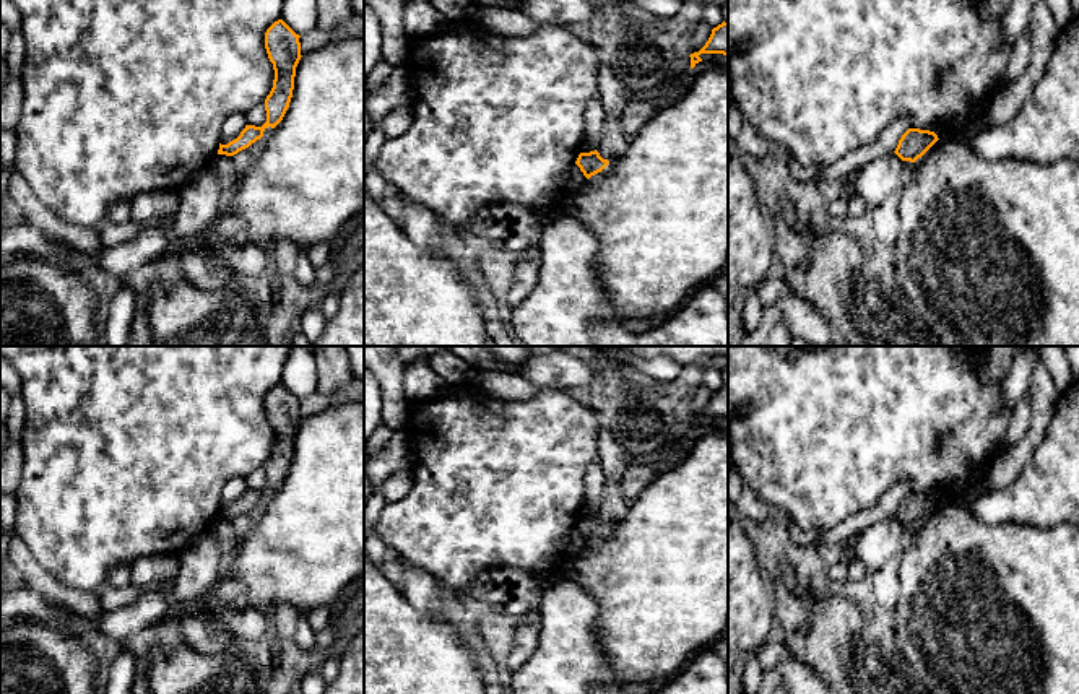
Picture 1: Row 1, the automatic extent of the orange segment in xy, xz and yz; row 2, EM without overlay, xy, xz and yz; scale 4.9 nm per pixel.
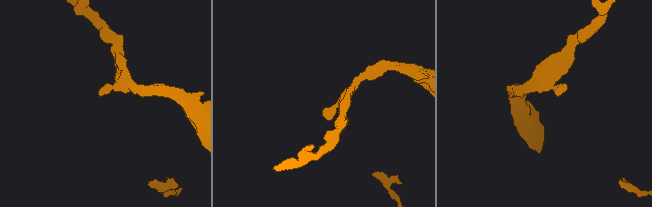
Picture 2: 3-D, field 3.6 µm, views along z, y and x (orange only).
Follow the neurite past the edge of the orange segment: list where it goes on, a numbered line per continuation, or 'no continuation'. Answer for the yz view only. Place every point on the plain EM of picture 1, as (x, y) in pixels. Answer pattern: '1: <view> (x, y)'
no continuation

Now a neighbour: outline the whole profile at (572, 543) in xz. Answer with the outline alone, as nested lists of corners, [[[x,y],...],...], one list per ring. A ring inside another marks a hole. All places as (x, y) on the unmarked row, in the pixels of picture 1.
[[[574,527],[562,540],[561,540],[561,551],[566,556],[575,556],[587,546],[587,541],[580,535],[580,531]]]

